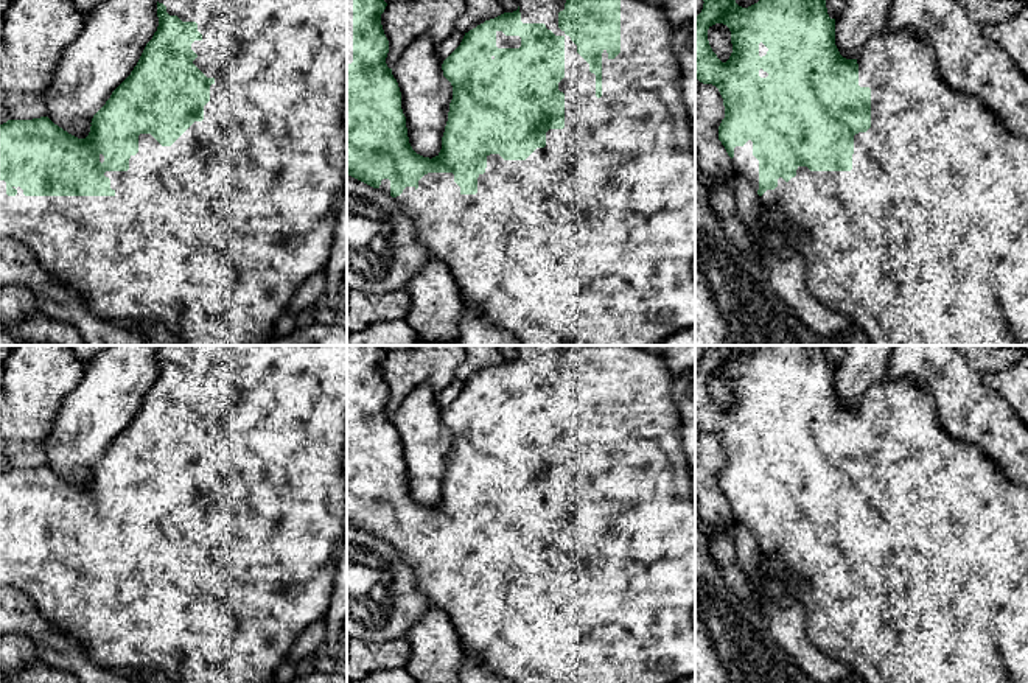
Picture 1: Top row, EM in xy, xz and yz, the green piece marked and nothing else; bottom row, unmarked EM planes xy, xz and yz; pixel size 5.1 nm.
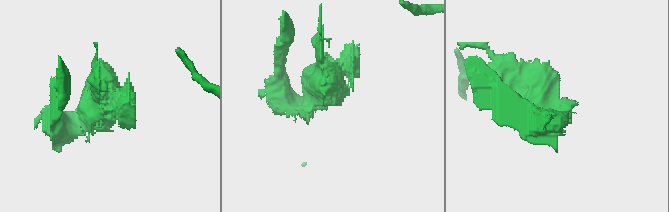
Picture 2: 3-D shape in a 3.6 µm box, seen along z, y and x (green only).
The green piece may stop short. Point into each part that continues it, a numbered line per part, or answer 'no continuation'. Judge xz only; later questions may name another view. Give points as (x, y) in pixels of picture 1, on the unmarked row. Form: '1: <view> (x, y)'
1: xz (594, 582)

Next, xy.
1: xy (213, 584)

